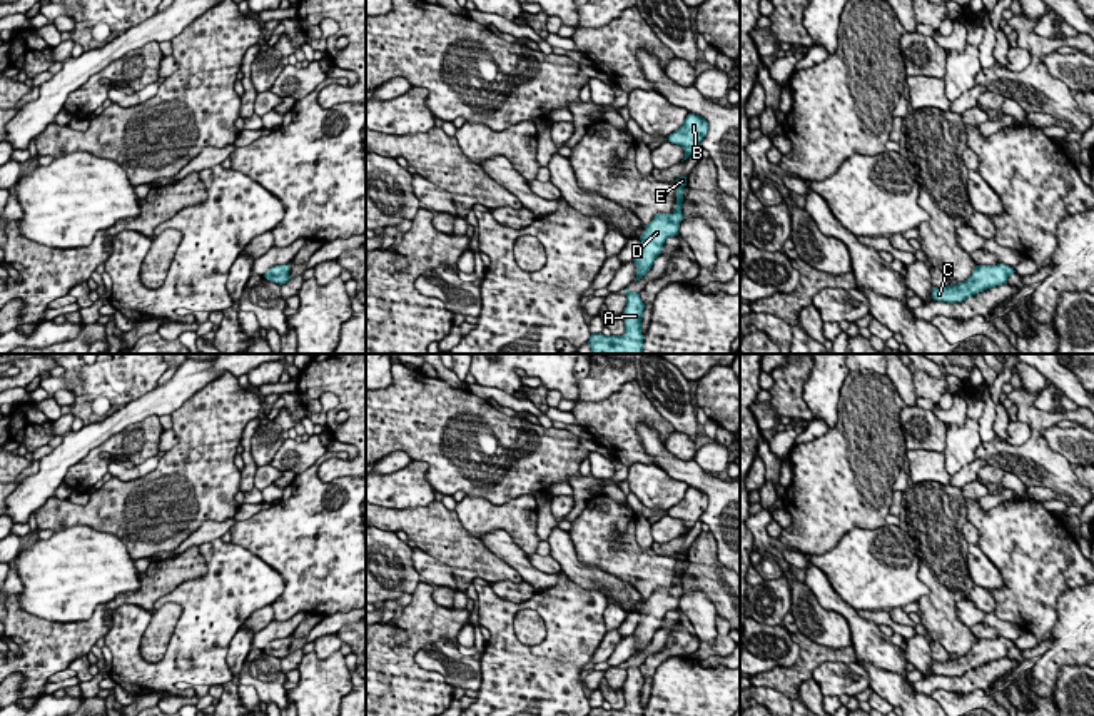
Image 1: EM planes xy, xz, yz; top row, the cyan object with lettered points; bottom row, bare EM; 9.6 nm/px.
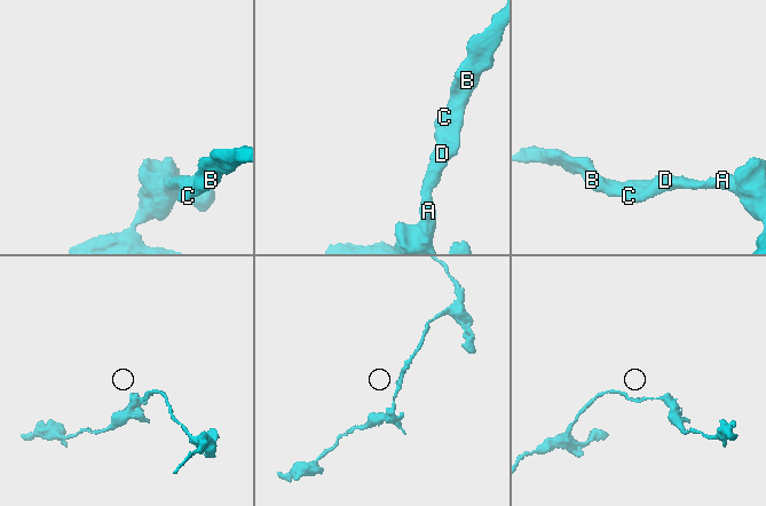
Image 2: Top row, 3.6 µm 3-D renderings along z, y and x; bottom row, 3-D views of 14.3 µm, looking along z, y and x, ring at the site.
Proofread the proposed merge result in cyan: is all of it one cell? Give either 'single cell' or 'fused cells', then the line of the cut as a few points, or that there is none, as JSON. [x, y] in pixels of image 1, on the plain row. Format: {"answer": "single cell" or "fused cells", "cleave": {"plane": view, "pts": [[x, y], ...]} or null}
{"answer": "single cell", "cleave": null}

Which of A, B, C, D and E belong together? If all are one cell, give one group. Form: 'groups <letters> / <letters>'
groups A B C D E

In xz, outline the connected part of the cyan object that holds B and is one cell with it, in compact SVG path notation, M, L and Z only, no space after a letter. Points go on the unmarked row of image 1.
M688 487L678 504L668 509L668 516L681 519L686 534L708 507L708 496L700 489Z

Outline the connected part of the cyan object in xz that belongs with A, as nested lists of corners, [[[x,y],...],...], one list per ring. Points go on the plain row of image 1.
[[[626,661],[625,668],[626,668],[626,681],[623,686],[625,708],[623,709],[603,709],[601,706],[591,708],[588,716],[643,716],[645,709],[641,708],[641,691],[645,678],[641,676],[638,666],[630,666]]]

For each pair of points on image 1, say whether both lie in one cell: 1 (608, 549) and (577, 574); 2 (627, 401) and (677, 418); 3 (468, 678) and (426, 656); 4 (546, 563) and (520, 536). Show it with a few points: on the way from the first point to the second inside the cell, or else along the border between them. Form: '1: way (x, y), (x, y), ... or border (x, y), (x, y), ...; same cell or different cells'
1: border (567, 531), (580, 561), (625, 579); different cells
2: border (635, 379), (653, 408), (675, 429); different cells
3: way (458, 670), (443, 656), (436, 656); same cell
4: border (535, 551), (526, 554); different cells

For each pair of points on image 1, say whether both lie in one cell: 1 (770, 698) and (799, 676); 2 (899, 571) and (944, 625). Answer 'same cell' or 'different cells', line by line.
1: different cells
2: different cells

